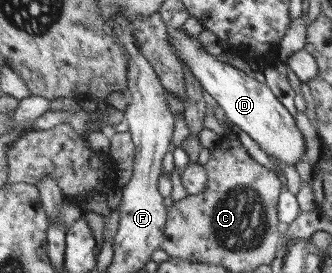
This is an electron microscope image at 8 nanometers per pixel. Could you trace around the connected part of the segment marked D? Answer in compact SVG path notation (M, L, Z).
M180 28L168 33L167 43L177 60L188 67L188 71L200 82L200 87L216 101L227 121L247 133L266 155L294 167L296 162L304 158L306 145L295 125L295 119L262 83L238 71L226 61L221 61L219 57L208 55L196 37L184 35Z

